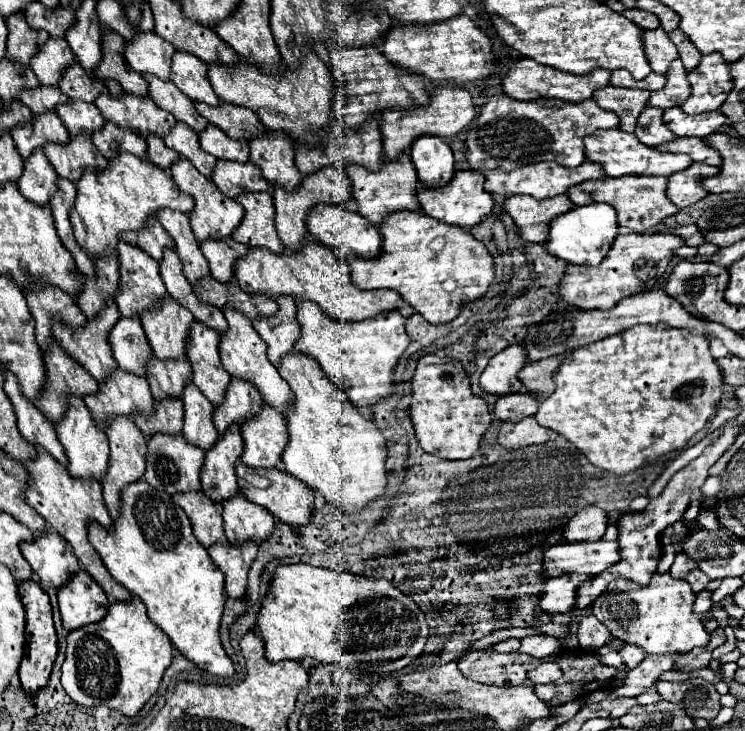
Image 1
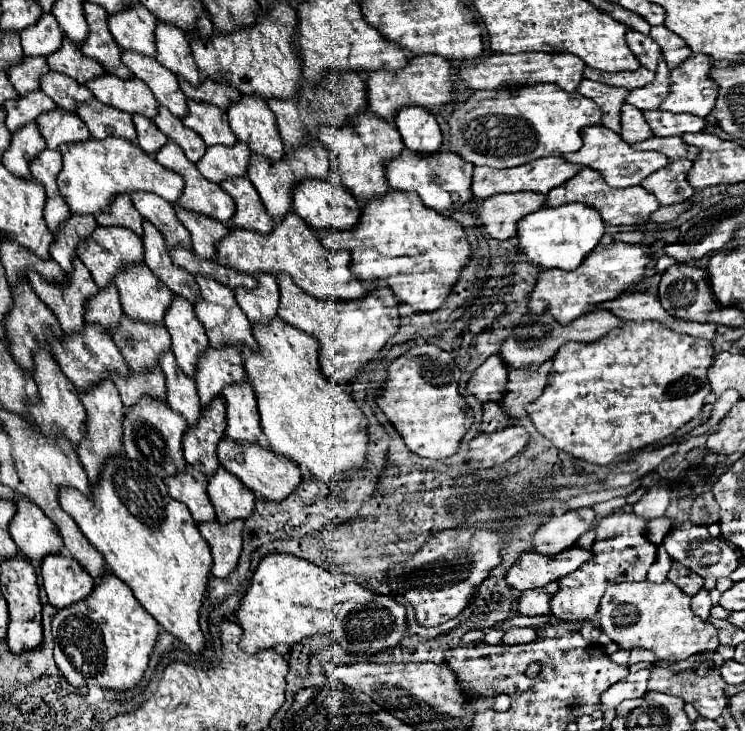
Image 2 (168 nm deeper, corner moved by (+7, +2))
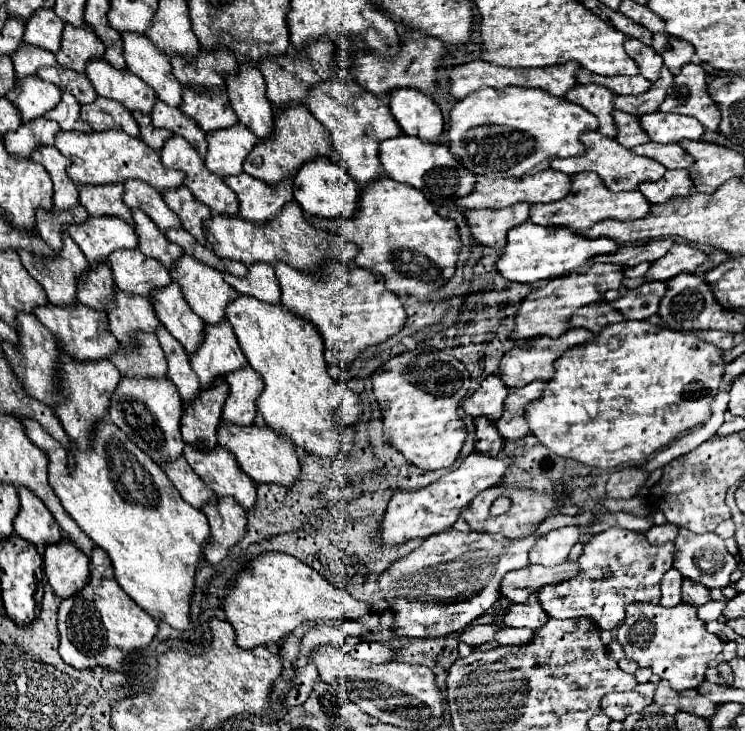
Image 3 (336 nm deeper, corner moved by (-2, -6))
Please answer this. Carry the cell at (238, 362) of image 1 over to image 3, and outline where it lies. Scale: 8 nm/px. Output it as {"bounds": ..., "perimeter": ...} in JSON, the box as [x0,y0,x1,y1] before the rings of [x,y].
{"bounds":[170,255,238,323],"perimeter":[[[182,255],[170,269],[170,275],[180,285],[188,305],[206,323],[218,323],[224,319],[226,305],[238,295],[218,269],[212,269],[190,255]]]}

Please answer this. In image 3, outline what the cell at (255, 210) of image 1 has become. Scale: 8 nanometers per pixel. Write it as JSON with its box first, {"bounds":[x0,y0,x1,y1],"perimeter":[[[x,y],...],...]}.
{"bounds":[224,173,292,223],"perimeter":[[[248,173],[224,177],[224,183],[236,193],[240,215],[254,223],[268,223],[286,203],[292,201],[292,177],[278,185],[266,185]]]}

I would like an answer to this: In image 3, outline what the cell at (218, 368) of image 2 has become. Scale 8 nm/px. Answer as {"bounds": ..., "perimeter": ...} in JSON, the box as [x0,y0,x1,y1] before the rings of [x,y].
{"bounds":[190,319,246,385],"perimeter":[[[222,319],[216,325],[204,325],[204,339],[190,355],[190,365],[200,377],[200,385],[212,385],[214,377],[224,377],[246,365],[246,357],[238,345],[232,325]]]}

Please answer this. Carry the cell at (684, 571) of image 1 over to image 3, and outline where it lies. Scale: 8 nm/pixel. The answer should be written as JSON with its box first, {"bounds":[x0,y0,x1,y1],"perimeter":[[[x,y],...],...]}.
{"bounds":[682,579,710,607],"perimeter":[[[684,579],[684,583],[682,583],[682,603],[700,607],[708,601],[710,601],[710,591],[704,585],[698,585],[696,581]]]}

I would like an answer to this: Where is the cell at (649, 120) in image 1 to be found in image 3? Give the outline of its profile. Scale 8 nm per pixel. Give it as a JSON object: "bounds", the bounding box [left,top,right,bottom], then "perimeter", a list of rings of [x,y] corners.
{"bounds":[614,111,650,149],"perimeter":[[[614,111],[614,123],[616,123],[616,141],[620,145],[624,145],[626,149],[632,149],[636,145],[642,145],[646,141],[650,141],[650,137],[646,137],[646,133],[642,133],[642,127],[638,125],[638,117],[624,113],[624,111]]]}

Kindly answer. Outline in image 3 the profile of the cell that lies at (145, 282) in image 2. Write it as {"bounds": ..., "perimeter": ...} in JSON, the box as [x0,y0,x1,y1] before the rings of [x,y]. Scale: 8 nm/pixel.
{"bounds":[108,249,172,299],"perimeter":[[[118,249],[108,257],[114,283],[128,293],[150,299],[150,291],[172,283],[170,273],[156,259],[146,257],[140,249]]]}

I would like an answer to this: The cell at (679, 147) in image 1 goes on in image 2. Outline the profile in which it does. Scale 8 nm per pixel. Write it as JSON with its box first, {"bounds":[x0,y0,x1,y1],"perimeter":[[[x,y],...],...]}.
{"bounds":[635,137,699,161],"perimeter":[[[651,137],[647,141],[635,143],[635,149],[651,149],[651,151],[659,151],[663,155],[667,155],[671,161],[677,159],[689,159],[695,161],[699,157],[697,149],[693,149],[693,145],[687,145],[681,137]]]}

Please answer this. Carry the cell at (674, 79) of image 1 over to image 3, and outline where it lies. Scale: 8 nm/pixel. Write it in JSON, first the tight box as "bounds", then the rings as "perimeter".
{"bounds":[614,67,672,115],"perimeter":[[[664,67],[660,71],[660,79],[656,83],[652,83],[652,87],[642,93],[642,95],[632,95],[632,97],[616,97],[614,99],[614,109],[632,113],[632,115],[646,115],[646,113],[654,113],[658,111],[658,103],[662,101],[662,97],[666,97],[666,89],[670,87],[672,81],[672,73]]]}

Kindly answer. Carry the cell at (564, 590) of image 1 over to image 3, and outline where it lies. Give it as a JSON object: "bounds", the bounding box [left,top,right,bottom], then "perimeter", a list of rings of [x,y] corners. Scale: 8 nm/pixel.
{"bounds":[502,595,548,629],"perimeter":[[[530,595],[524,603],[512,603],[502,619],[508,627],[528,627],[538,629],[538,625],[544,625],[548,621],[548,615],[538,605],[538,597]]]}

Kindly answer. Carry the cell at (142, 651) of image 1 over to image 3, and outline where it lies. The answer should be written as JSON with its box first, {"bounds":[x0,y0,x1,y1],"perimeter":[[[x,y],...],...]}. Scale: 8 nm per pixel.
{"bounds":[58,547,158,671],"perimeter":[[[94,547],[90,555],[90,581],[74,597],[66,597],[60,603],[58,631],[60,655],[74,669],[104,665],[108,669],[126,671],[130,667],[130,653],[134,649],[144,649],[154,639],[158,625],[122,591],[114,577],[108,553],[100,547]]]}

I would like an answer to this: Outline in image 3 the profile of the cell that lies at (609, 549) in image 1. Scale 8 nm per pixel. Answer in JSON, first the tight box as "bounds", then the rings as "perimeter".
{"bounds":[500,561,578,603],"perimeter":[[[566,561],[564,565],[552,569],[542,565],[526,565],[524,569],[504,575],[504,579],[500,581],[500,593],[514,603],[522,603],[530,593],[536,593],[544,585],[568,581],[570,577],[574,577],[574,573],[578,573],[578,565],[572,561]]]}

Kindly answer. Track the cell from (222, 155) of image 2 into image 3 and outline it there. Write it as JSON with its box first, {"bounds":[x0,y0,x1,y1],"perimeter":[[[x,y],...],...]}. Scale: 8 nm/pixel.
{"bounds":[206,123,258,177],"perimeter":[[[236,123],[230,129],[218,129],[214,133],[208,133],[206,141],[206,167],[218,177],[228,177],[242,173],[242,163],[258,143],[258,137],[246,125]]]}

